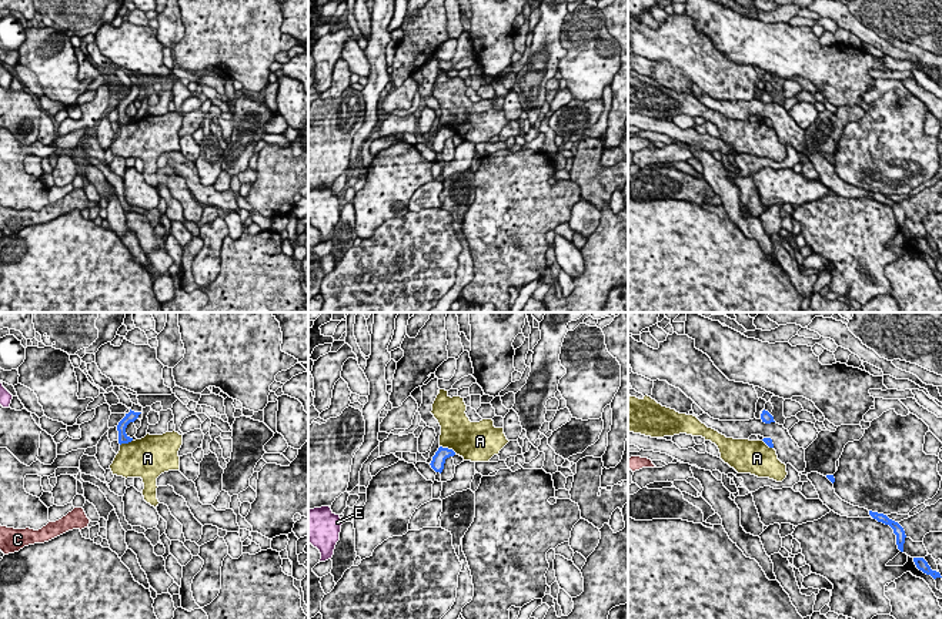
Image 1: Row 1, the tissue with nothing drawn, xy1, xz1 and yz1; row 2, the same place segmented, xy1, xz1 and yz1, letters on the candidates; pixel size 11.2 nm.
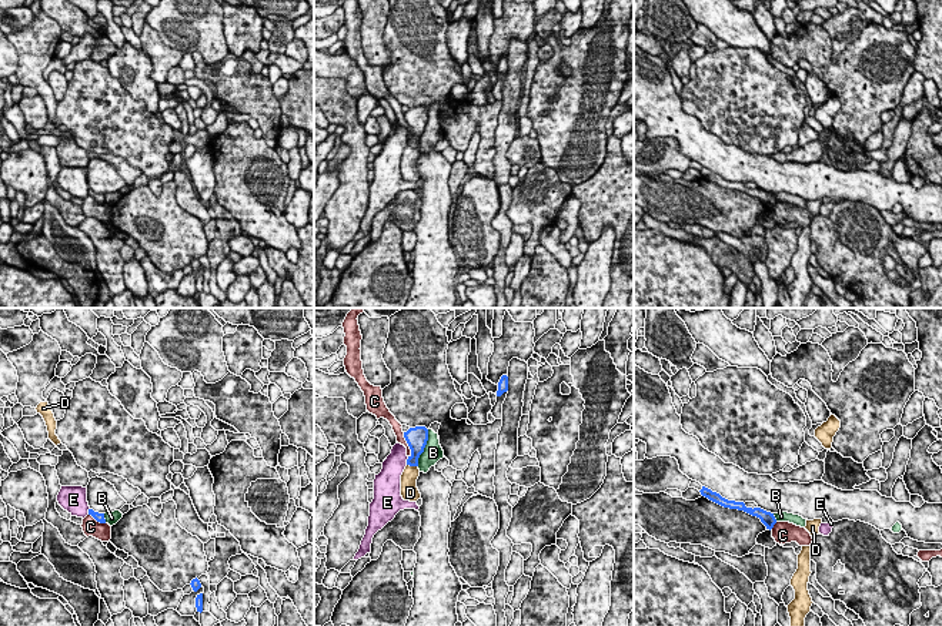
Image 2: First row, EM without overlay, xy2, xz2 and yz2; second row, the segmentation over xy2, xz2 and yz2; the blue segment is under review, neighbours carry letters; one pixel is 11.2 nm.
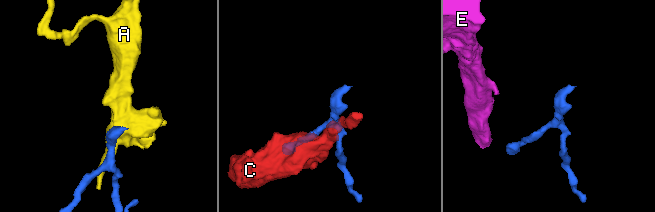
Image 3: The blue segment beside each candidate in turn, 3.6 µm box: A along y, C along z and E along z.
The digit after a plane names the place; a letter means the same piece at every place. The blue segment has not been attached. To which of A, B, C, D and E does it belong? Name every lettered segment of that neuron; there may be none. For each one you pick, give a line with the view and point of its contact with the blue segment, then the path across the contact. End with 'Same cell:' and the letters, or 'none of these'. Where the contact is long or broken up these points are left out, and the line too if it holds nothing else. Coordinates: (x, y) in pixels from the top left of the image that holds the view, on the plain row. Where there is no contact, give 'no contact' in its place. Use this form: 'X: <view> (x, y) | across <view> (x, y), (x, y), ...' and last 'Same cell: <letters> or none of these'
Same cell: none of these

